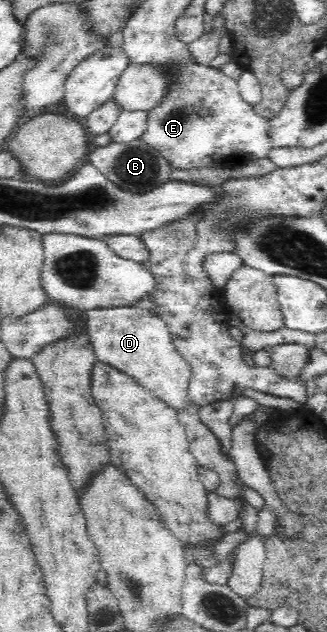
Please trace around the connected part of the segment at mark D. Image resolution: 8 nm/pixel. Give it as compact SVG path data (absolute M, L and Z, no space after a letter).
M126 306L118 308L96 308L86 310L87 327L85 332L98 362L109 364L112 368L133 378L142 388L149 390L158 400L166 403L173 410L186 410L190 406L188 395L191 368L186 359L178 352L172 342L166 323L159 319L152 309Z

